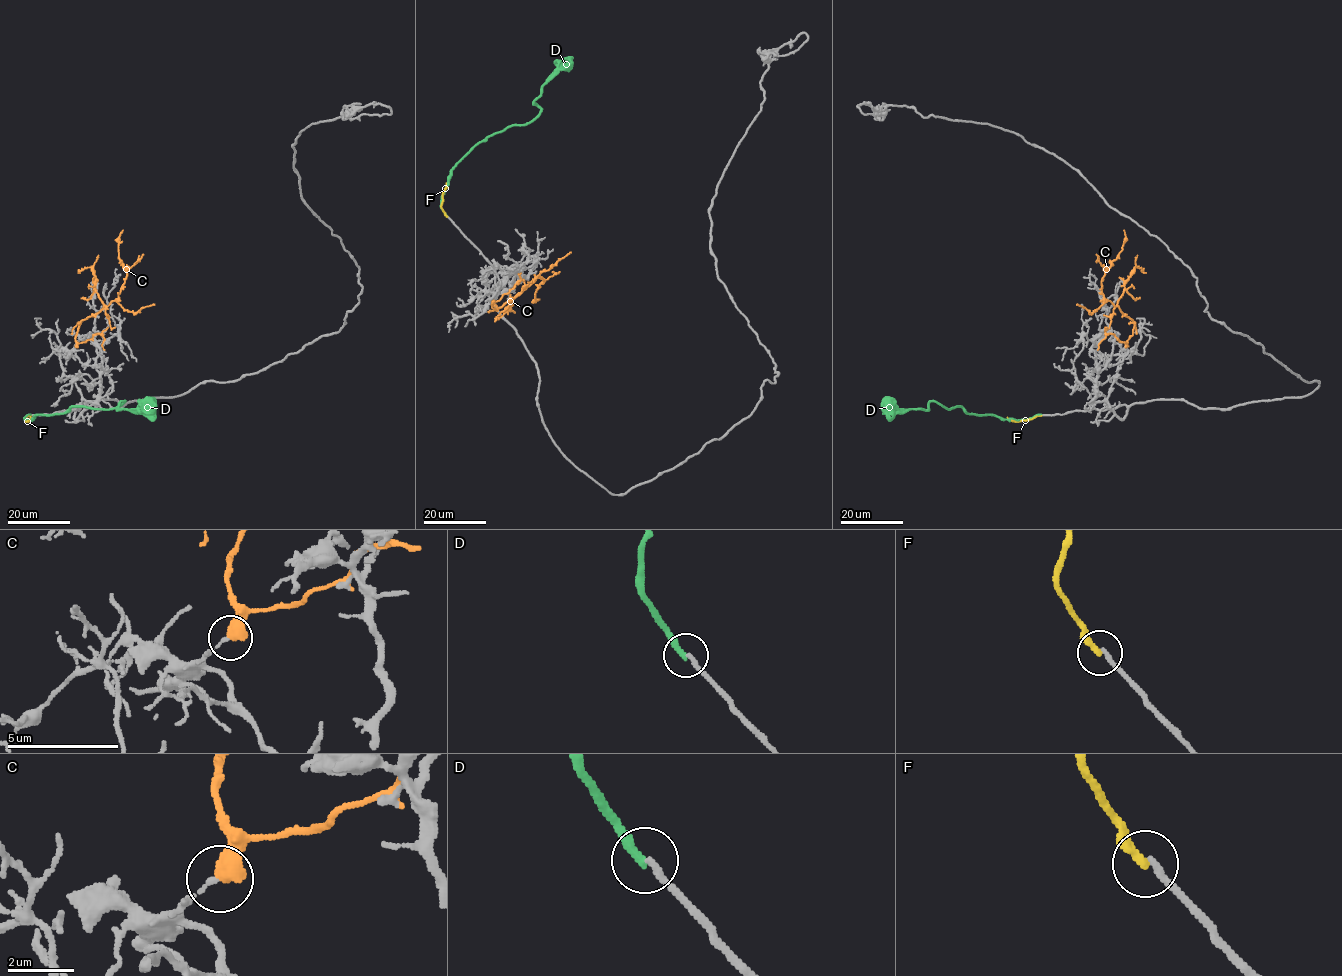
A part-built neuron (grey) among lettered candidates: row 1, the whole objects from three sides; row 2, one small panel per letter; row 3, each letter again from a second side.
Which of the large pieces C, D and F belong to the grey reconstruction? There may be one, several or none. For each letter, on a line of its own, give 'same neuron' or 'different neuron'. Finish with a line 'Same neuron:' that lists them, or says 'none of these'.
C: different neuron
D: same neuron
F: different neuron
Same neuron: D

